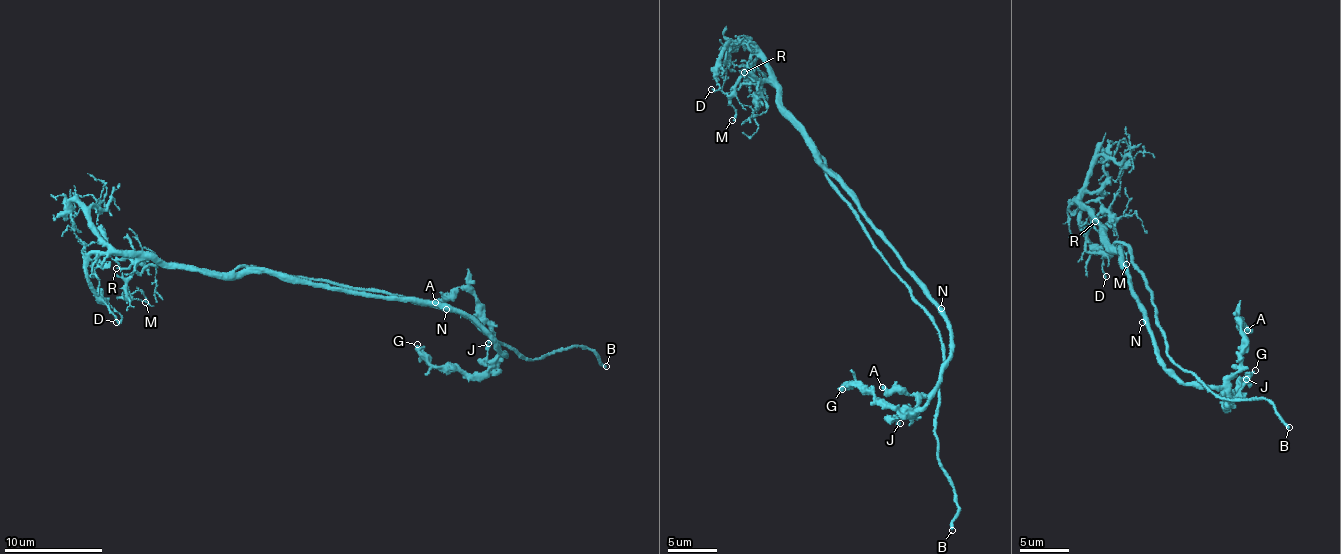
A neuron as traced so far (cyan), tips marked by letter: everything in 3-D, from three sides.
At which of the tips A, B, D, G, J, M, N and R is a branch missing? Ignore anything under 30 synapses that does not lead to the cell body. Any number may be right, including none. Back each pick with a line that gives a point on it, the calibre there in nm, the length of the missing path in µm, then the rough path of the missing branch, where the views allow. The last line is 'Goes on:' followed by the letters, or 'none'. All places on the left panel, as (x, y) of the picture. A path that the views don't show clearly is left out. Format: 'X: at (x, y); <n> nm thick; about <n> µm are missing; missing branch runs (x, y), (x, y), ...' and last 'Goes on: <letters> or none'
B: at (606, 366); 240 nm thick; about 5 µm are missing; missing branch runs (606, 366), (644, 383)
Goes on: B

